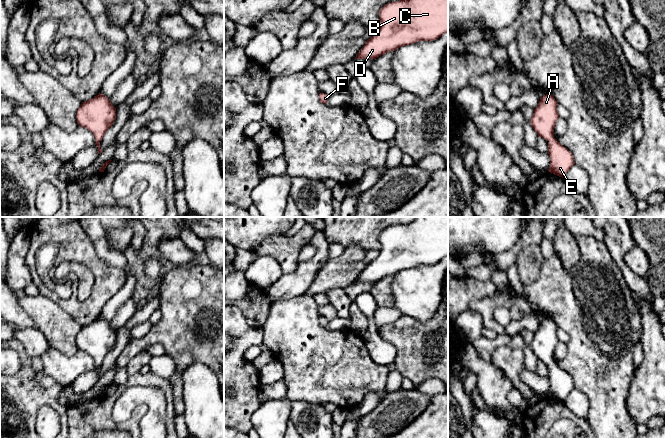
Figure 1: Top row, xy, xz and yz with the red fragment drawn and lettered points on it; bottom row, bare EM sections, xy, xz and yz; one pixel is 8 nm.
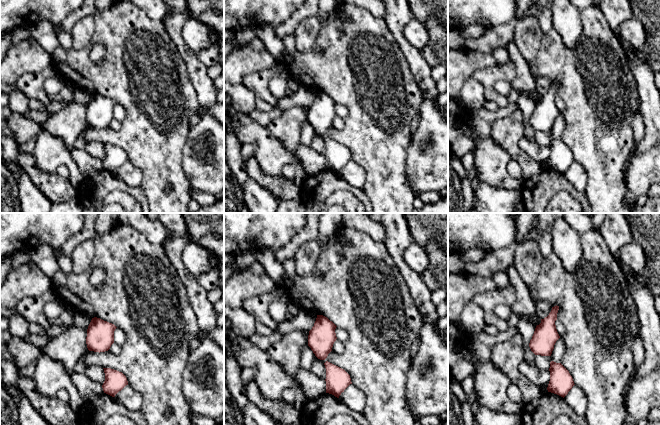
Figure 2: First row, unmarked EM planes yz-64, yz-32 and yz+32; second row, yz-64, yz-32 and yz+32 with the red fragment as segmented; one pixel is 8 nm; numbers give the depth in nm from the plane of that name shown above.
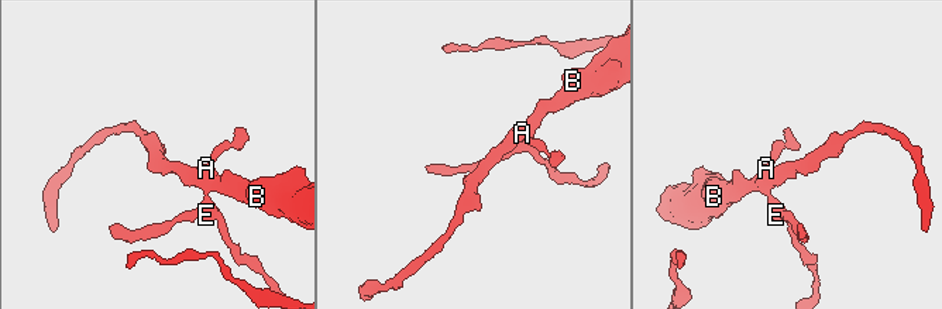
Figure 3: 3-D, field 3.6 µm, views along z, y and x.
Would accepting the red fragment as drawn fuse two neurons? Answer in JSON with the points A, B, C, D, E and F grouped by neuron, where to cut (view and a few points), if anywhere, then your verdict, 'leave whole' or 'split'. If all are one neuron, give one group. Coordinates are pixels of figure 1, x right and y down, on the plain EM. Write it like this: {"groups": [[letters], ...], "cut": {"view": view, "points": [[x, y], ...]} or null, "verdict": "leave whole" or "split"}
{"groups": [["A", "B", "C", "D", "E", "F"]], "cut": null, "verdict": "leave whole"}

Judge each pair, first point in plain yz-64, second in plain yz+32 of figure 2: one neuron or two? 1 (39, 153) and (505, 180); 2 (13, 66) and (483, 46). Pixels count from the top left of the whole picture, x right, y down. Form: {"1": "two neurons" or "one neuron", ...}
{"1": "one neuron", "2": "two neurons"}

